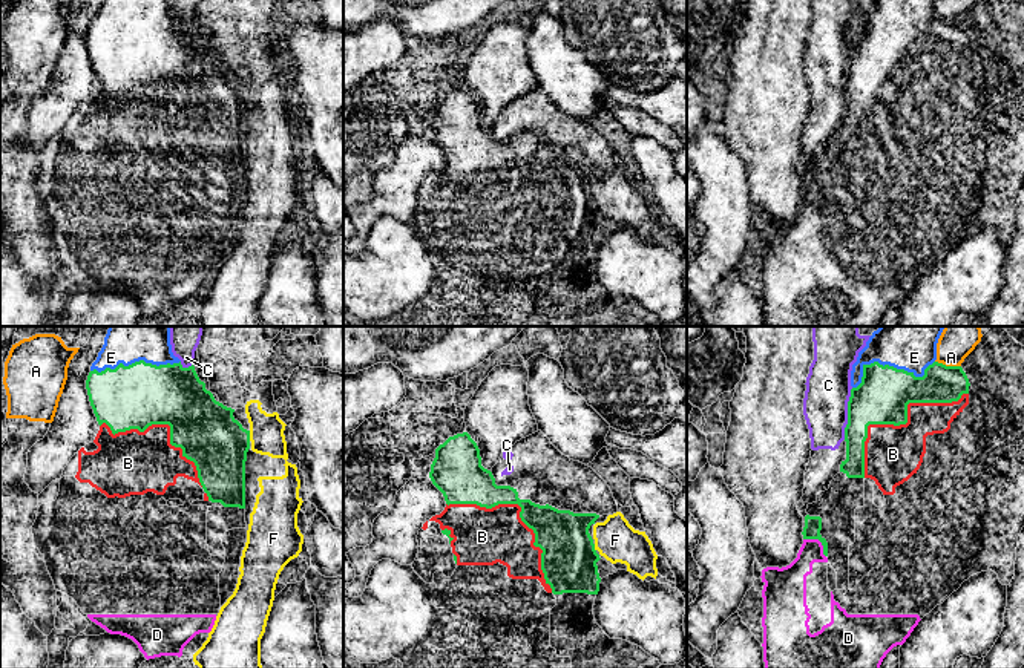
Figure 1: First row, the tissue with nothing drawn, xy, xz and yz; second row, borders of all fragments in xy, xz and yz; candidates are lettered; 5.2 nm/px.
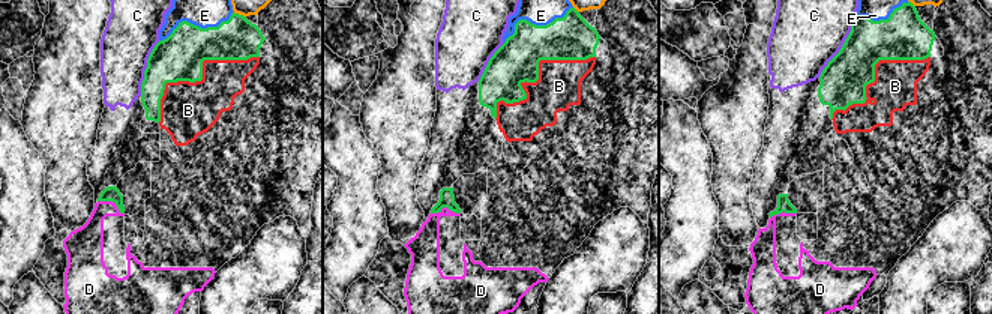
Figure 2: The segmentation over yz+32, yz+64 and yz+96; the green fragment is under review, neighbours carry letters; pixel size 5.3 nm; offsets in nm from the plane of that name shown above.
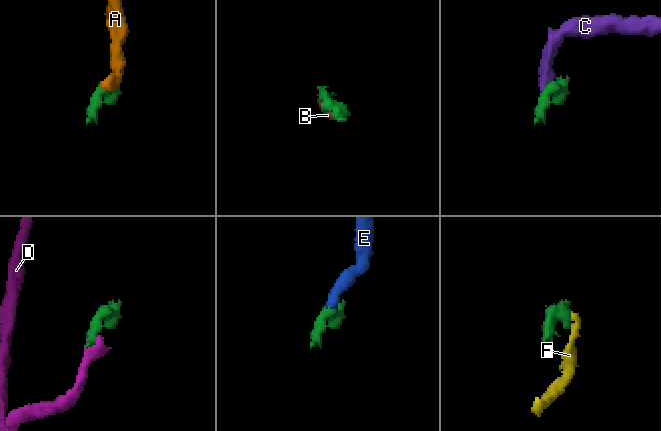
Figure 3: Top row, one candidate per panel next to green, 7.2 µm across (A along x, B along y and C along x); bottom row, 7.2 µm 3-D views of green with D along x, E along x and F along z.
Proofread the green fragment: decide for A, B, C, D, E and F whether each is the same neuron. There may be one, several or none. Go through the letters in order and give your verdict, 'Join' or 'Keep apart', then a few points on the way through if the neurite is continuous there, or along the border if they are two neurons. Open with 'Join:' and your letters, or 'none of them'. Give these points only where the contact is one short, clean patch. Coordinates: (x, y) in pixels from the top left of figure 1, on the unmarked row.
Join: B, D, E
A: Keep apart
B: Join
C: Keep apart
D: Join
E: Join
F: Keep apart

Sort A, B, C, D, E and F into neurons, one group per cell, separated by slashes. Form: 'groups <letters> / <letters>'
groups A / B D E / C / F

